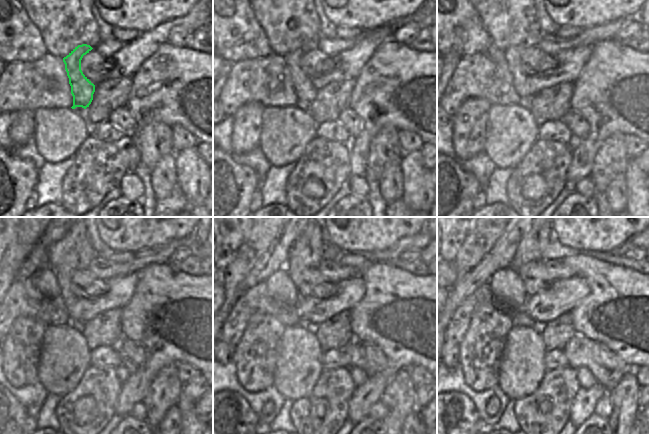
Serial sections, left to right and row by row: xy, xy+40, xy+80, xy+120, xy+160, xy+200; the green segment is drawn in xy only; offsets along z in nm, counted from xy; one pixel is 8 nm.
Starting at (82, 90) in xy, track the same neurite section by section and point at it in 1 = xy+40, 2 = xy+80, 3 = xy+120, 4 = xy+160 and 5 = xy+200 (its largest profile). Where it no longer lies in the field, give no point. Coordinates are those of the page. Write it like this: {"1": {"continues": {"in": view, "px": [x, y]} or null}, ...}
{"1": {"continues": {"in": "xy+40", "px": [305, 91]}}, "2": {"continues": {"in": "xy+80", "px": [513, 54]}}, "3": {"continues": {"in": "xy+120", "px": [64, 274]}}, "4": {"continues": {"in": "xy+160", "px": [308, 248]}}, "5": {"continues": {"in": "xy+200", "px": [533, 243]}}}

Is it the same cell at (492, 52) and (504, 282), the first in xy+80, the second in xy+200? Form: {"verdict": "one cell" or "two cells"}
{"verdict": "one cell"}

